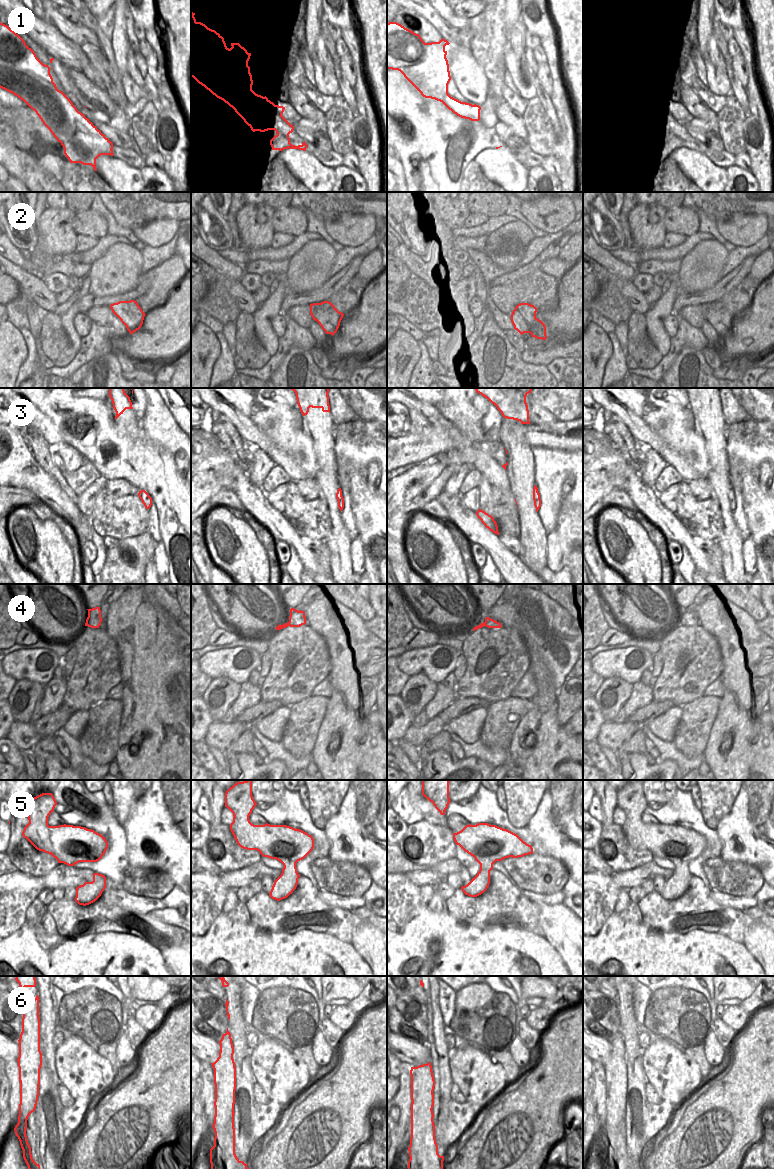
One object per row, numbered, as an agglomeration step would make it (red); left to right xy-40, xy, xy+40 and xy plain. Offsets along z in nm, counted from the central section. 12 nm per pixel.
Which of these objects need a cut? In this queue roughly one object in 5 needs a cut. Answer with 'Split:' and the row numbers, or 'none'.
Split: 1

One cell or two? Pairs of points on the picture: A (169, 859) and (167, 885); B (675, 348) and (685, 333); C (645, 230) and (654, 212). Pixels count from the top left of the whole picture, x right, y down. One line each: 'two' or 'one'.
A: two
B: one
C: one

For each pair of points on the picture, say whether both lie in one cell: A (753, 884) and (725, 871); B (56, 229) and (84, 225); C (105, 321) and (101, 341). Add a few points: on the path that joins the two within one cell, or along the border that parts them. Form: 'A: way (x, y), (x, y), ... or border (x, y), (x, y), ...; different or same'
A: way (746, 880), (732, 878); same
B: border (75, 214), (73, 229), (77, 235); different
C: border (93, 322), (111, 327); different

